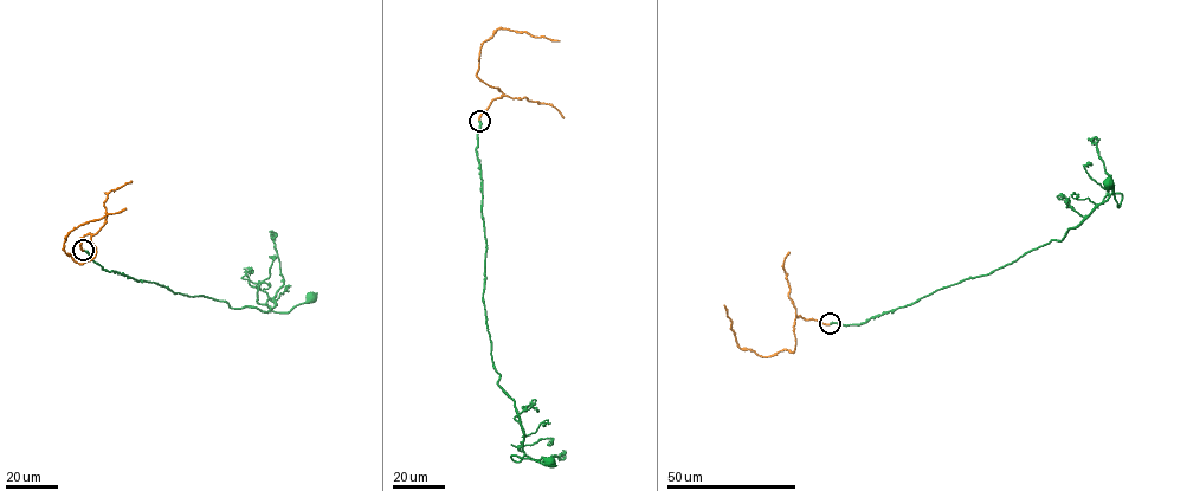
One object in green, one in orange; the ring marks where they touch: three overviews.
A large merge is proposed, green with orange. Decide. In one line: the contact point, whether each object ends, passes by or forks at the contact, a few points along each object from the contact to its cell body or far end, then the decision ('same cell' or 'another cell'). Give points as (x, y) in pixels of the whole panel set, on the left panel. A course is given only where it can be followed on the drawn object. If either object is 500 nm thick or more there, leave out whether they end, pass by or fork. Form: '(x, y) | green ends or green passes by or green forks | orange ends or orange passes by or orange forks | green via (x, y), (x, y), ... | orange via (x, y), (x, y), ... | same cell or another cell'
(83, 250) | green ends | orange ends | green via (83, 251), (108, 271), (232, 308), (268, 312), (275, 297), (266, 301), (271, 310), (288, 312), (317, 292) | orange via (83, 251), (81, 240), (91, 233), (94, 258), (78, 263), (63, 250), (71, 231), (126, 207) | same cell

